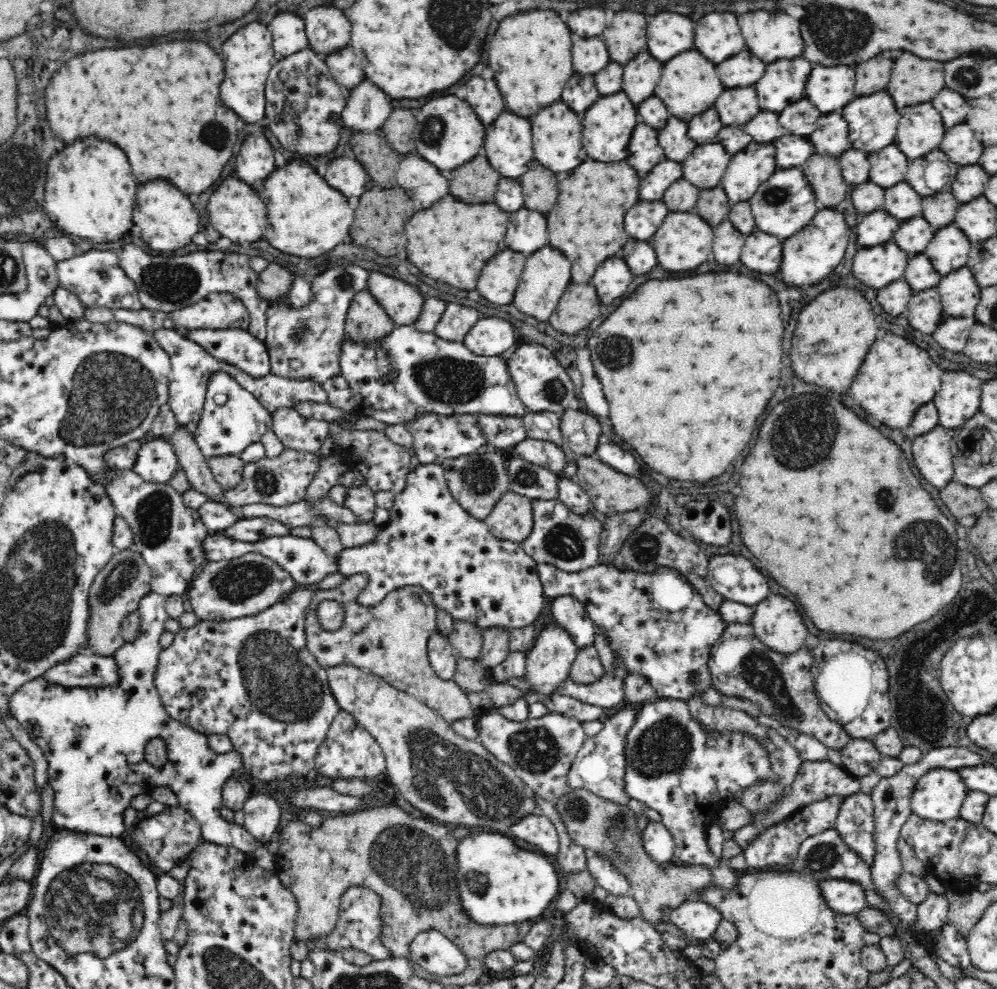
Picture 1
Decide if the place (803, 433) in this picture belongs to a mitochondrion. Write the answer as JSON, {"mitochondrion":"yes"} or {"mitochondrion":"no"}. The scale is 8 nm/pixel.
{"mitochondrion":"yes"}

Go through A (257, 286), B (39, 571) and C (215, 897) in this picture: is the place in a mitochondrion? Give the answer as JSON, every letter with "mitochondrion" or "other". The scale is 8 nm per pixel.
{"A":"other","B":"mitochondrion","C":"other"}

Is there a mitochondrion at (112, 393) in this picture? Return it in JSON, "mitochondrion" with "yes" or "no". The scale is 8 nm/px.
{"mitochondrion":"yes"}

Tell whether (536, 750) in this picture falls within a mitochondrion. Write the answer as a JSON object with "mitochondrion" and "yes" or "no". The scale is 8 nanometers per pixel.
{"mitochondrion":"yes"}

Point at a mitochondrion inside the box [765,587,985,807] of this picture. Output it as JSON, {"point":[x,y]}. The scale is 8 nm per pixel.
{"point":[924,721]}

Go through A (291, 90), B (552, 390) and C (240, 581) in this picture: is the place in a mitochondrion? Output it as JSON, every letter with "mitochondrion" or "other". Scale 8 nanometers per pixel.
{"A":"other","B":"mitochondrion","C":"mitochondrion"}

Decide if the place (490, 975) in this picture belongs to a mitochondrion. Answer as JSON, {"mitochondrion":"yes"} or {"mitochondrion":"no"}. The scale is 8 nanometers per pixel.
{"mitochondrion":"no"}

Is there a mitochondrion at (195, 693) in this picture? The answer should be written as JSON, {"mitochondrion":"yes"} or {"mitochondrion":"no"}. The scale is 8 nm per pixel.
{"mitochondrion":"no"}

